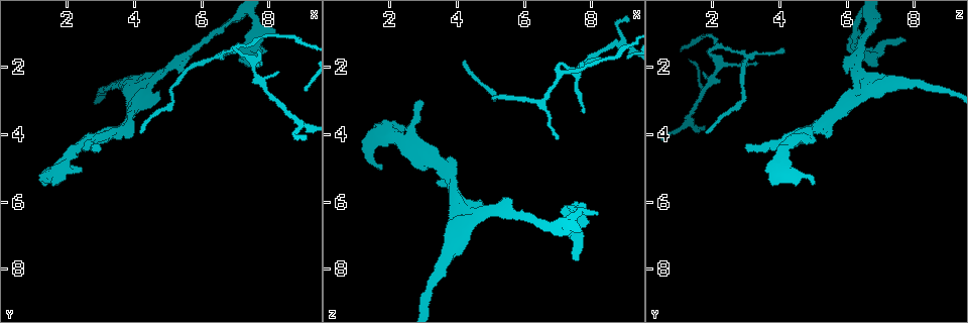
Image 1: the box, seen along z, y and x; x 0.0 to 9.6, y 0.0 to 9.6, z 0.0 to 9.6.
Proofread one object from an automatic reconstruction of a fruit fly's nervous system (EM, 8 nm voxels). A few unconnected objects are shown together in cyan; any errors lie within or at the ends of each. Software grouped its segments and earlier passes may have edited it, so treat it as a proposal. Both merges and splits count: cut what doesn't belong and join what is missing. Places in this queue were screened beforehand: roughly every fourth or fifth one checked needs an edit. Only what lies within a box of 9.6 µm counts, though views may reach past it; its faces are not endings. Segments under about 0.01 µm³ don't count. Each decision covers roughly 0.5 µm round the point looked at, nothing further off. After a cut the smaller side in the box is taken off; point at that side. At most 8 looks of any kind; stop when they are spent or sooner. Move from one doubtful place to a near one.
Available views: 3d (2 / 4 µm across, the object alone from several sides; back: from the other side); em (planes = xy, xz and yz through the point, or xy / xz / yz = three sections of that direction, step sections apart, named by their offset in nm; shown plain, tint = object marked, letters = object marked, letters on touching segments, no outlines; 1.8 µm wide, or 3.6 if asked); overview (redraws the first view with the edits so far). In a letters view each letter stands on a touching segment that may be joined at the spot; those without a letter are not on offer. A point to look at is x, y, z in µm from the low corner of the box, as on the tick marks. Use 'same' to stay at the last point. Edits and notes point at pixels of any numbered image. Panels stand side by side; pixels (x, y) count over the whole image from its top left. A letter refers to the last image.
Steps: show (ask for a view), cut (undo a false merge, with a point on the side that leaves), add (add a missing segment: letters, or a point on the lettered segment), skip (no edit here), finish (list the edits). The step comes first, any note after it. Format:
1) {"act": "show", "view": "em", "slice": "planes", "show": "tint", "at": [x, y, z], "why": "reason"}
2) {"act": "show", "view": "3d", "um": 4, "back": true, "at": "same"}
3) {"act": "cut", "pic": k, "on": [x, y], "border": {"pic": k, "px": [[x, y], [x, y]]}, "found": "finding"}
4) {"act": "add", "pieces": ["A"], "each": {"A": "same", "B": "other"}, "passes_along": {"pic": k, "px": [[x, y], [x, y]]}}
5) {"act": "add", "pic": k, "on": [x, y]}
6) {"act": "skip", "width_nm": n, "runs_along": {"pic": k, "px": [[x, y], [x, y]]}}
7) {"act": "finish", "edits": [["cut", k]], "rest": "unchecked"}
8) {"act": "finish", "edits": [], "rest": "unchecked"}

{"act": "show", "view": "3d", "um": 4, "at": [1.70, 5.45, 5.00], "why": "free end"}

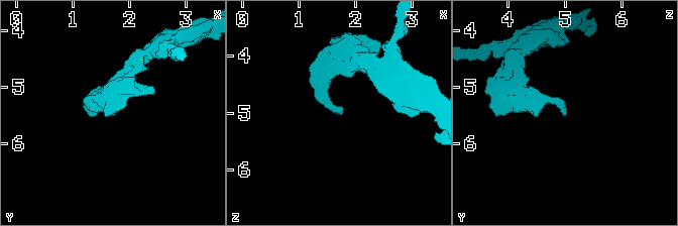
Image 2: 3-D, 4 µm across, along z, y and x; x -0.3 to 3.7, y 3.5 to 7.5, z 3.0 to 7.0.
{"act": "show", "view": "em", "um": 3.6, "slice": "xz", "step": 4, "show": "tint", "at": [1.70, 5.50, 5.00]}

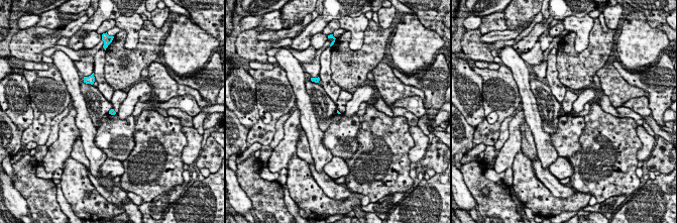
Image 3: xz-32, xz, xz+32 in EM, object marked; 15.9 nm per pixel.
{"act": "show", "view": "em", "um": 3.6, "slice": "planes", "show": "letters", "at": "same"}

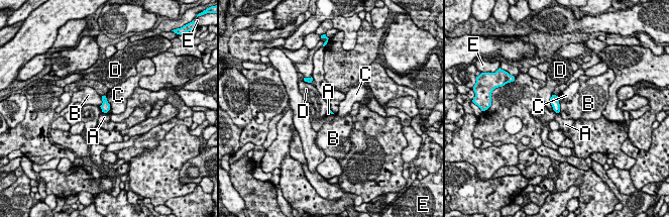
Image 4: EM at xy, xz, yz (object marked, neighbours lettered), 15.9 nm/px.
{"act": "skip", "each": {"A": "other", "B": "other", "C": "other", "D": "other", "E": "other"}, "border": {"pic": 4, "px": [[102, 111], [106, 113]]}, "found": "none of them fits"}

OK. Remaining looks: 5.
{"act": "show", "view": "em", "slice": "planes", "show": "letters", "at": [4.20, 4.00, 1.85], "why": "thin end"}

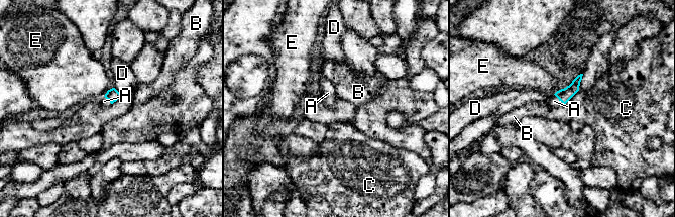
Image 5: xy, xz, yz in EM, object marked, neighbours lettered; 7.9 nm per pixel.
{"act": "add", "pieces": ["A"], "each": {"A": "same", "B": "other", "C": "other", "D": "other", "E": "other"}, "found": "it goes on there"}

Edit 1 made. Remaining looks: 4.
{"act": "show", "view": "overview"}

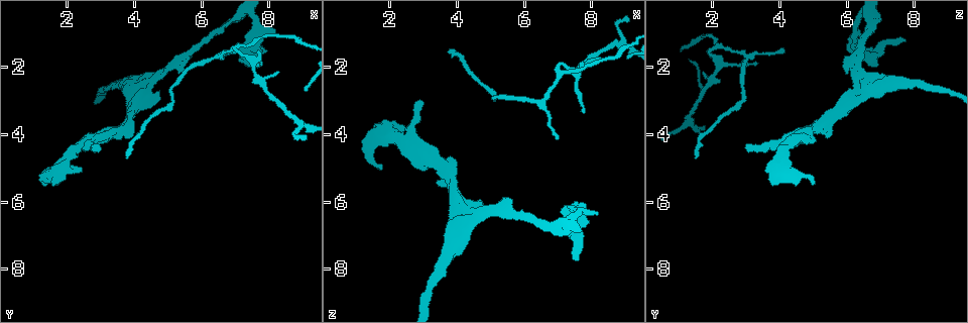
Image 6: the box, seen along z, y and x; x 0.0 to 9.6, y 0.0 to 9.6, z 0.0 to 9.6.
{"act": "show", "view": "3d", "um": 4, "at": [7.60, 1.15, 7.65]}

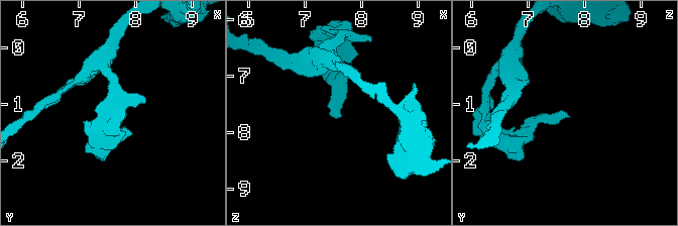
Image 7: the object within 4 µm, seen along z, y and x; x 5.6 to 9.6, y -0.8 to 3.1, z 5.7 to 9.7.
{"act": "show", "view": "em", "slice": "yz", "step": 4, "show": "letters", "at": [7.65, 1.25, 7.70], "why": "now the EM"}

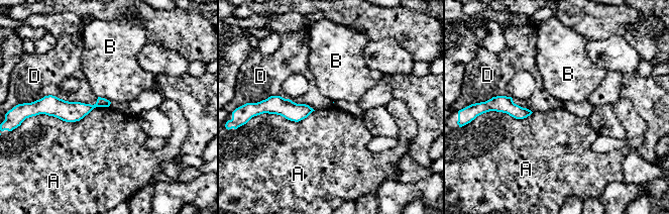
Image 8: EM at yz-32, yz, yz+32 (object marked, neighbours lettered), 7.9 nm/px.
{"act": "show", "view": "em", "slice": "planes", "show": "letters", "at": "same"}

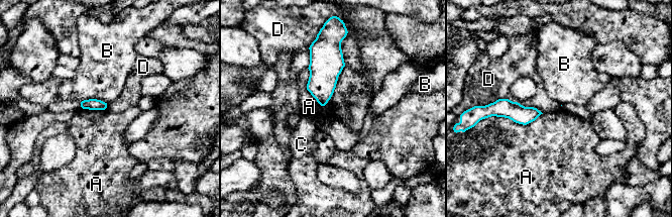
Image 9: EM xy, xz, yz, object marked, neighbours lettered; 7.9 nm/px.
{"act": "skip", "each": {"A": "other", "B": "other", "C": "other", "D": "other"}, "border": {"pic": 9, "px": [[542, 113], [526, 124], [489, 117]]}, "found": "no lettered segment goes on from it"}

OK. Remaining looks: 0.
{"act": "finish", "edits": [["add", 5]], "rest": "unchecked"}

